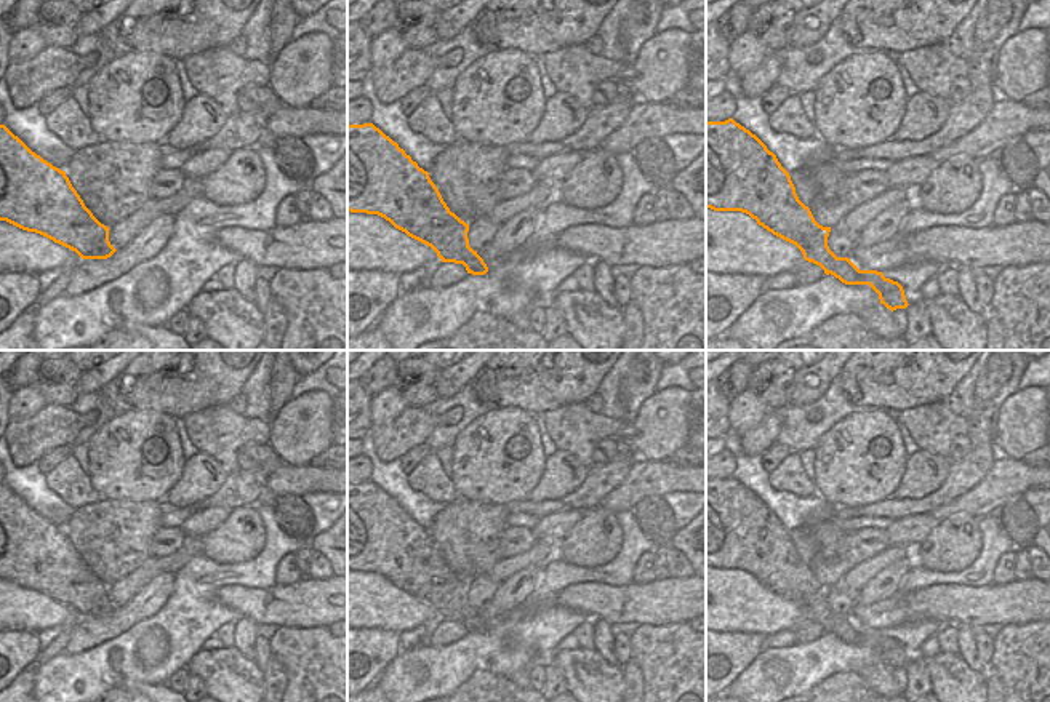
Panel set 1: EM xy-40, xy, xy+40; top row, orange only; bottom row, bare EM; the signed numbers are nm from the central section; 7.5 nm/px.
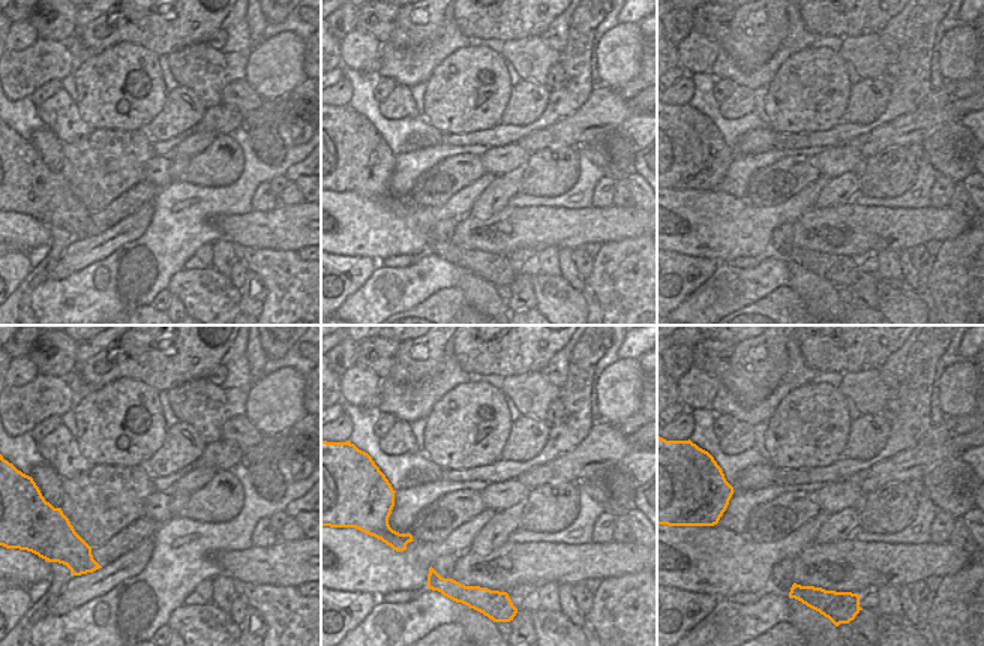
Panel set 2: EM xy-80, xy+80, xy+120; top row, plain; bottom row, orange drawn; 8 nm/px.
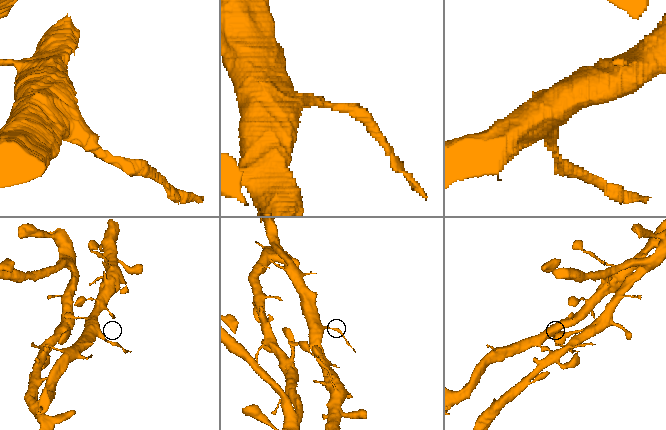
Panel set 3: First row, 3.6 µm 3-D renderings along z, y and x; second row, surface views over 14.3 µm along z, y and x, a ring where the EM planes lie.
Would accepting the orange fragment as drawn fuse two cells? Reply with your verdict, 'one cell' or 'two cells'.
two cells

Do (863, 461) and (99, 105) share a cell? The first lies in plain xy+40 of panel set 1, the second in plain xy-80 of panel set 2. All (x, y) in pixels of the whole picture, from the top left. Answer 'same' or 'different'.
same

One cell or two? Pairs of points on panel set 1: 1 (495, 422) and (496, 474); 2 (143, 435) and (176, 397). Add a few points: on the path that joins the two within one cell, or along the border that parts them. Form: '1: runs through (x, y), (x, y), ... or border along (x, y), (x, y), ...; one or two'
1: runs through (496, 435), (496, 461); one
2: border along (125, 411), (157, 410), (173, 418); two

